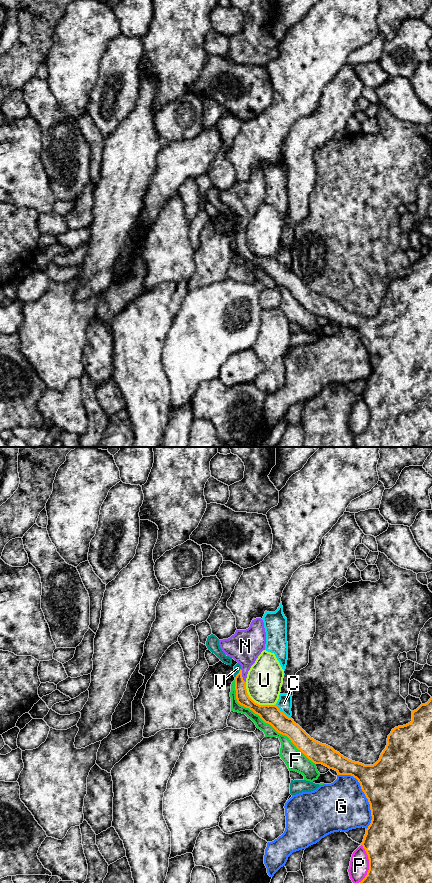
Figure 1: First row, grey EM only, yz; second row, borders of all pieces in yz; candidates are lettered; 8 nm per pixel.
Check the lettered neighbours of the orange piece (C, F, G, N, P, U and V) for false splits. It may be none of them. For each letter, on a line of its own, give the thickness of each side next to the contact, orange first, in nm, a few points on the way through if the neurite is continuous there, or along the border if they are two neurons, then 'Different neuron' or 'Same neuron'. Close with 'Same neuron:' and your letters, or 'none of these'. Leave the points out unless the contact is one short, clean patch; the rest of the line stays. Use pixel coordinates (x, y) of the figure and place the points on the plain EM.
C: Thickness 150 nm (orange) against 120 nm. Different neuron
F: Thickness 150 nm (orange) against 100 nm. Different neuron
G: Thickness 480 nm (orange) against 400 nm. Different neuron
N: Thickness 100 nm (orange) against 260 nm. Path across: yz (242, 248), (241, 228), (245, 219), (245, 198). Same neuron
P: Thickness 500 nm (orange) against 160 nm. Different neuron
U: Thickness 150 nm (orange) against 300 nm. Different neuron
V: Thickness 100 nm (orange) against 60 nm. Different neuron
Same neuron: N

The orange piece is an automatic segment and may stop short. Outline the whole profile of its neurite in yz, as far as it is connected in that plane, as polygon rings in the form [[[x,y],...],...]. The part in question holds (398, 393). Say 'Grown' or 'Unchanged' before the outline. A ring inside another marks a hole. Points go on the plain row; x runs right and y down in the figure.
Grown. [[[261,170],[252,172],[246,182],[236,182],[228,191],[219,192],[225,207],[241,217],[235,229],[237,254],[252,262],[270,276],[278,285],[285,287],[309,312],[335,322],[338,327],[351,327],[358,332],[370,356],[372,372],[364,388],[362,398],[369,411],[369,422],[365,430],[354,438],[352,447],[432,447],[432,249],[412,263],[412,273],[392,281],[387,290],[386,300],[373,317],[352,313],[332,299],[311,290],[292,270],[287,269],[275,257],[259,257],[248,247],[246,230],[251,218],[265,202],[266,184]]]

